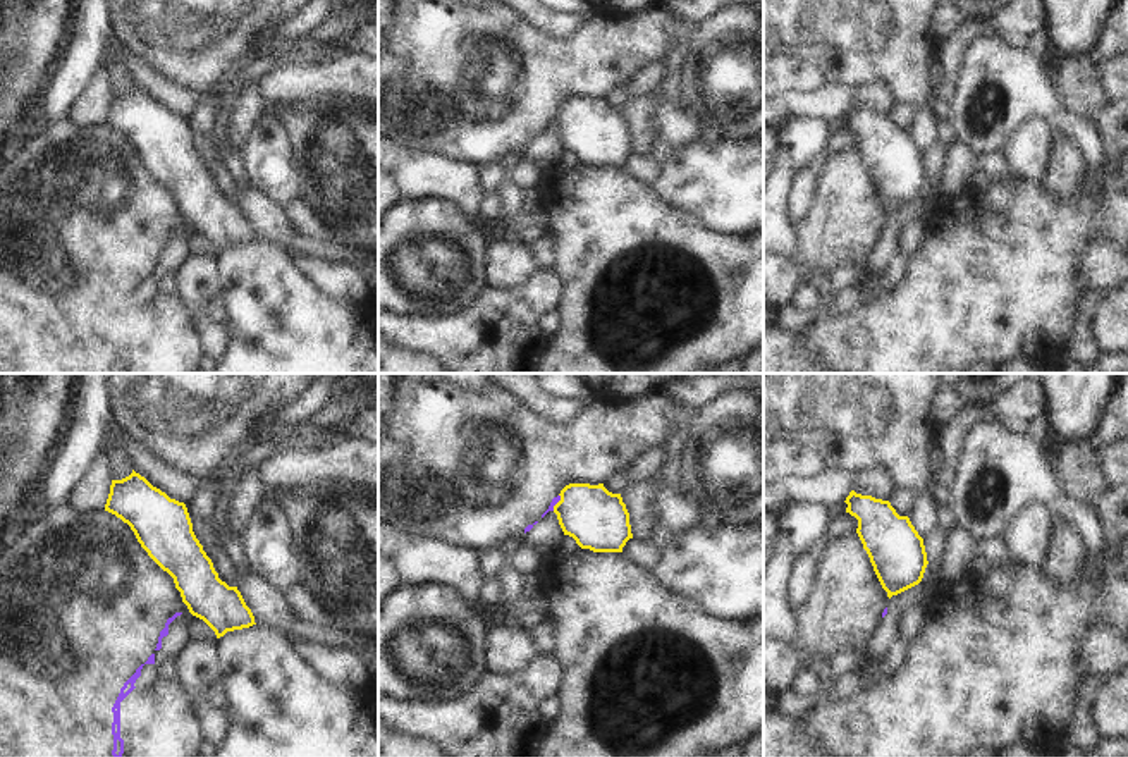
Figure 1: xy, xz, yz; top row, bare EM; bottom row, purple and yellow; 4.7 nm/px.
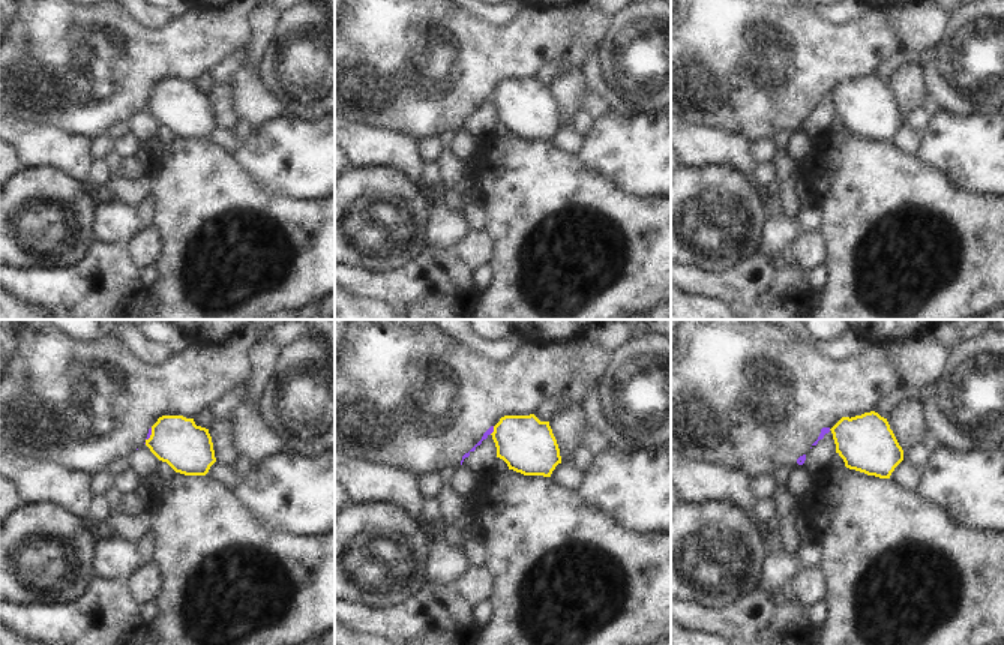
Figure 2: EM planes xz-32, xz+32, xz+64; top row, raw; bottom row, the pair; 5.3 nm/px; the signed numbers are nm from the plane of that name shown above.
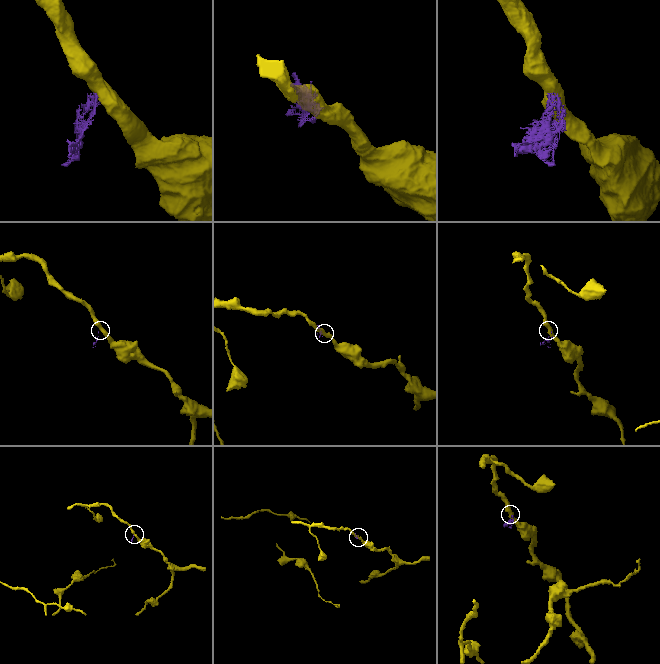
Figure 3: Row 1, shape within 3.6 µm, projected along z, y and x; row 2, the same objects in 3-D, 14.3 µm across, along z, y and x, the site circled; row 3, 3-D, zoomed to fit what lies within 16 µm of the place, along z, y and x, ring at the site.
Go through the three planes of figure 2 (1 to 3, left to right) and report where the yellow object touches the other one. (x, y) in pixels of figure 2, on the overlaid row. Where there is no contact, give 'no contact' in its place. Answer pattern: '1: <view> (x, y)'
1: xz-32 (150, 434)
2: xz+32 (492, 431)
3: no contact

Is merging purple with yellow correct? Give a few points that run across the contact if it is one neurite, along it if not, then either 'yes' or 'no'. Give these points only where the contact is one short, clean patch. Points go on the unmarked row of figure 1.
line xz (559, 109), (552, 124); no

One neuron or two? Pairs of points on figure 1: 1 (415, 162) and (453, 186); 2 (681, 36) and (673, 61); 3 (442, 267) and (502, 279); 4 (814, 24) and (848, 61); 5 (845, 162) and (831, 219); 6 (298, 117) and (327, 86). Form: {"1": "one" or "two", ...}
{"1": "one", "2": "one", "3": "two", "4": "one", "5": "one", "6": "two"}

